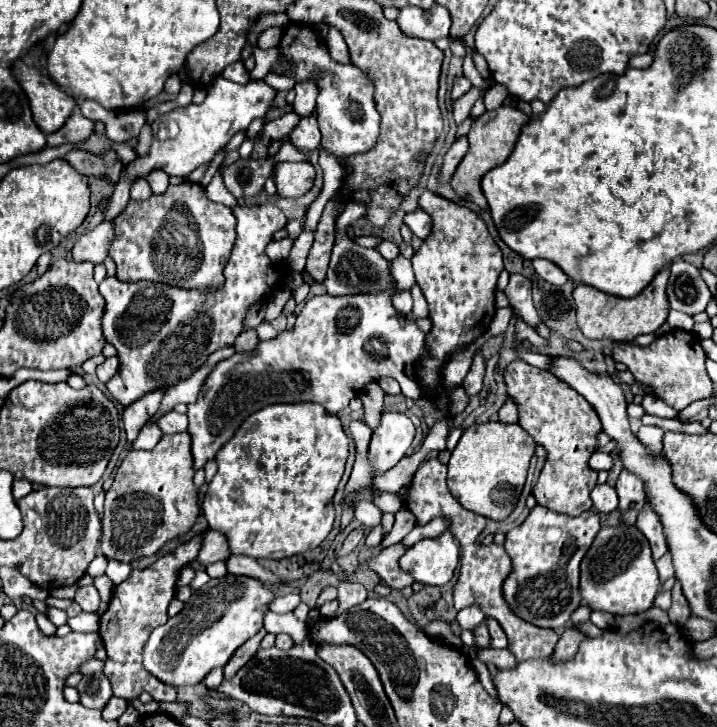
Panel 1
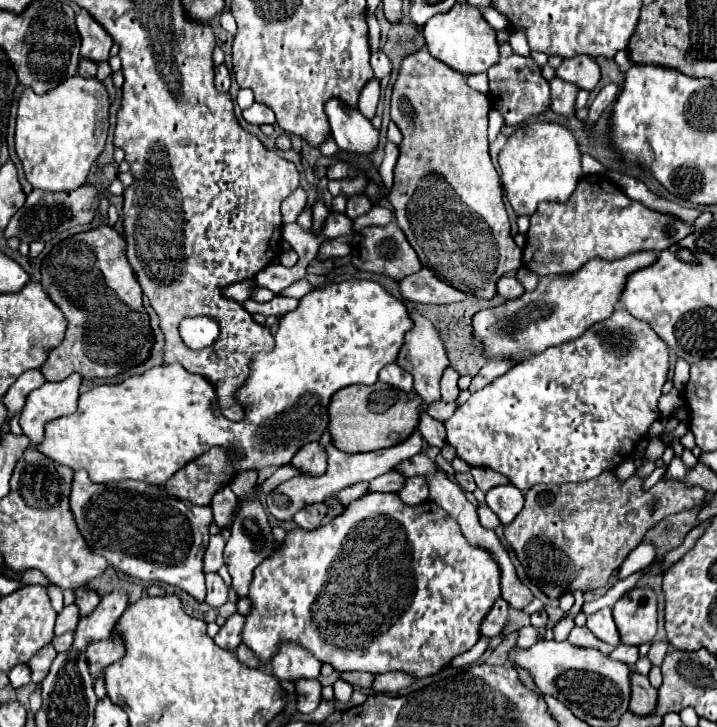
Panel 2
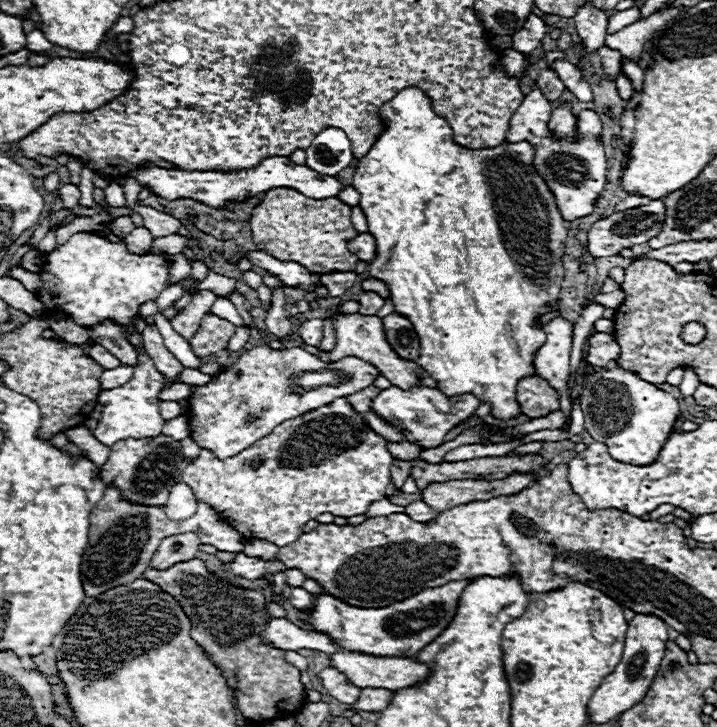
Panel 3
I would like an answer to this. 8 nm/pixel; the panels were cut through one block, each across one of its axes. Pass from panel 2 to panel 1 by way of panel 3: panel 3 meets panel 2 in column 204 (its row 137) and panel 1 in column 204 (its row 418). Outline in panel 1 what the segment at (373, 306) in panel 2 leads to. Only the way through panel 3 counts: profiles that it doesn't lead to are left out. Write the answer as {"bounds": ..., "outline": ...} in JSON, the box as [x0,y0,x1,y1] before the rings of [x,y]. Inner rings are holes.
{"bounds":[202,404,348,560],"outline":[[[272,404],[254,412],[216,454],[218,474],[202,502],[208,526],[228,538],[232,554],[280,560],[318,548],[334,524],[332,498],[344,474],[348,442],[340,418],[324,412],[320,404]]]}

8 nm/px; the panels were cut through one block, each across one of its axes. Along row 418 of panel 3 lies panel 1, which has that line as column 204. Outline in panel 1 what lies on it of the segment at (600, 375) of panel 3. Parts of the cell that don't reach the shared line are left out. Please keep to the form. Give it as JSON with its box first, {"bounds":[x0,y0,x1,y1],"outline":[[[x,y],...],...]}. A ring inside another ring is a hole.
{"bounds":[142,574,272,686],"outline":[[[226,574],[210,580],[200,590],[192,592],[190,600],[176,616],[152,630],[142,648],[144,668],[170,686],[200,684],[210,670],[226,666],[236,648],[262,628],[262,616],[272,598],[272,590],[264,588],[264,584],[254,578]]]}

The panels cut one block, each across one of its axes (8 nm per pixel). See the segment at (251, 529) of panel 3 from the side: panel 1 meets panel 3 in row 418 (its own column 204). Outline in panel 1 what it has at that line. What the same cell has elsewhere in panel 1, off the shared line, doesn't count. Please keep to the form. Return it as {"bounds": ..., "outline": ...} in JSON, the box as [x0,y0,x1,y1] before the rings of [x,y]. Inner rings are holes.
{"bounds":[100,202,286,406],"outline":[[[268,202],[268,204],[258,204],[258,206],[232,206],[232,214],[236,216],[236,244],[232,248],[230,260],[224,268],[224,284],[212,292],[188,292],[188,288],[172,288],[170,284],[162,282],[120,282],[116,276],[106,278],[100,282],[100,294],[106,300],[104,306],[104,338],[116,348],[116,356],[120,360],[118,374],[106,382],[108,392],[116,402],[122,406],[128,406],[140,396],[156,390],[156,388],[170,388],[178,384],[180,380],[192,376],[212,352],[234,346],[236,336],[244,332],[244,318],[250,310],[252,304],[260,302],[262,298],[268,300],[274,288],[278,288],[284,280],[282,266],[274,266],[274,262],[266,256],[266,246],[272,242],[274,232],[282,230],[286,226],[286,216],[284,212]]]}

